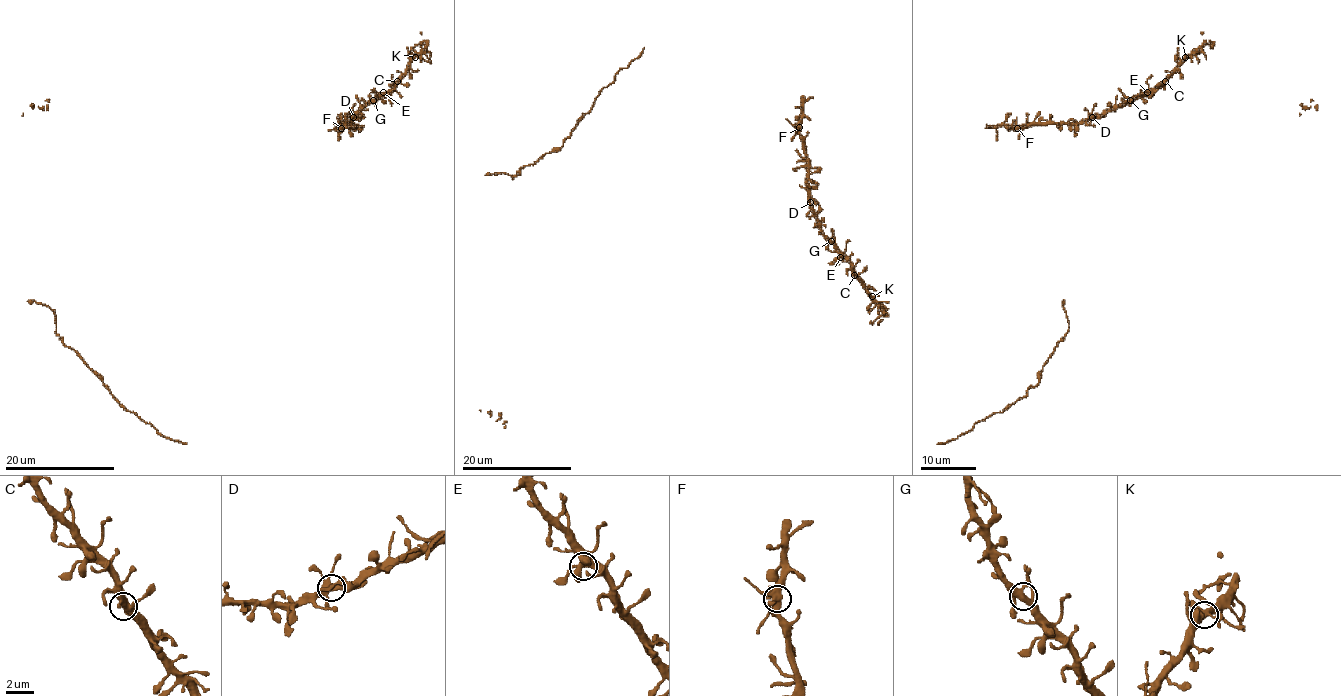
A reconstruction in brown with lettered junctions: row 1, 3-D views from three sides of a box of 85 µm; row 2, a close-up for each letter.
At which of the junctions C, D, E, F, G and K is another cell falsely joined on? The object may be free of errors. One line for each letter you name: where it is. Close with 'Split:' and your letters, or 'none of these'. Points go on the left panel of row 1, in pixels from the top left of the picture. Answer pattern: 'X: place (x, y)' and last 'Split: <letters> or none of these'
Split: none of these

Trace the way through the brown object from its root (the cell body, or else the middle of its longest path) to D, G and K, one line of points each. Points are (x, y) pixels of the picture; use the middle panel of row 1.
D: (786, 119), (796, 127), (802, 142), (810, 202)
G: (786, 119), (796, 127), (802, 142), (810, 209), (821, 231), (831, 241)
K: (786, 119), (796, 127), (802, 142), (810, 209), (821, 233), (849, 262), (850, 268), (872, 296)

